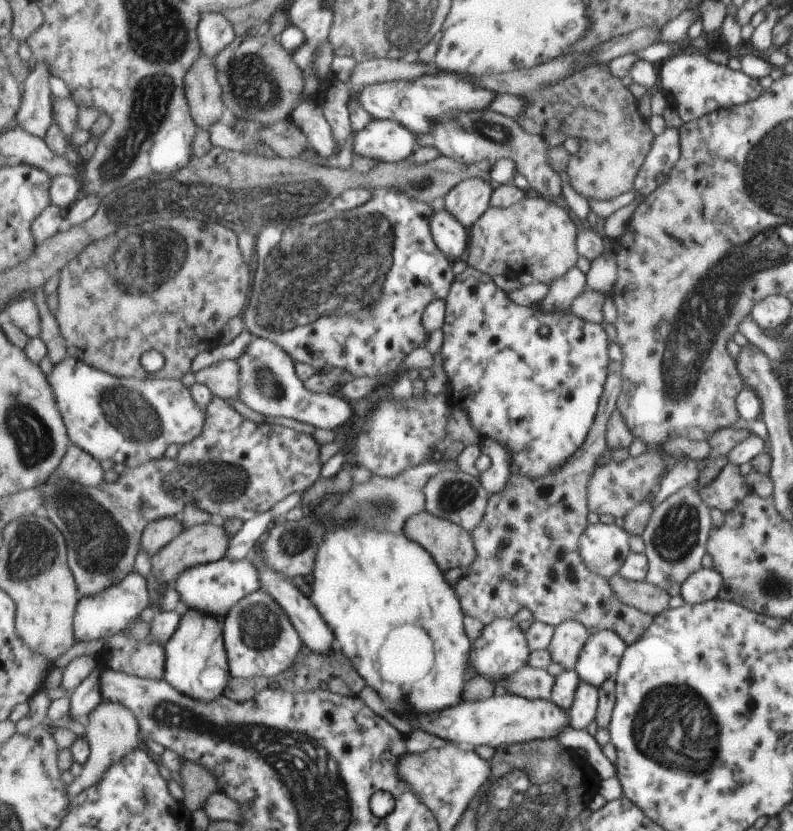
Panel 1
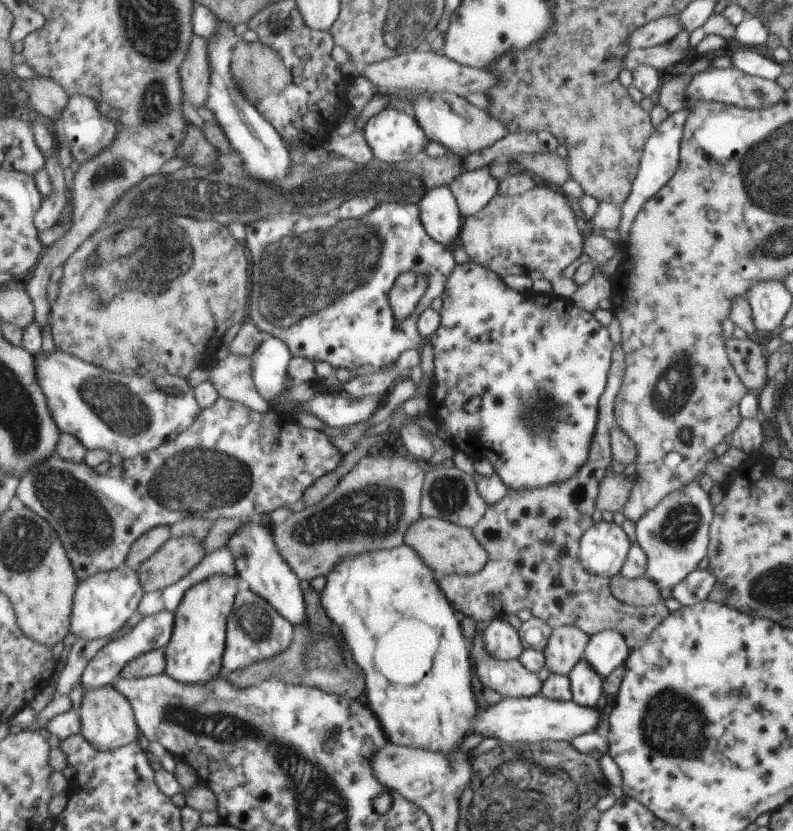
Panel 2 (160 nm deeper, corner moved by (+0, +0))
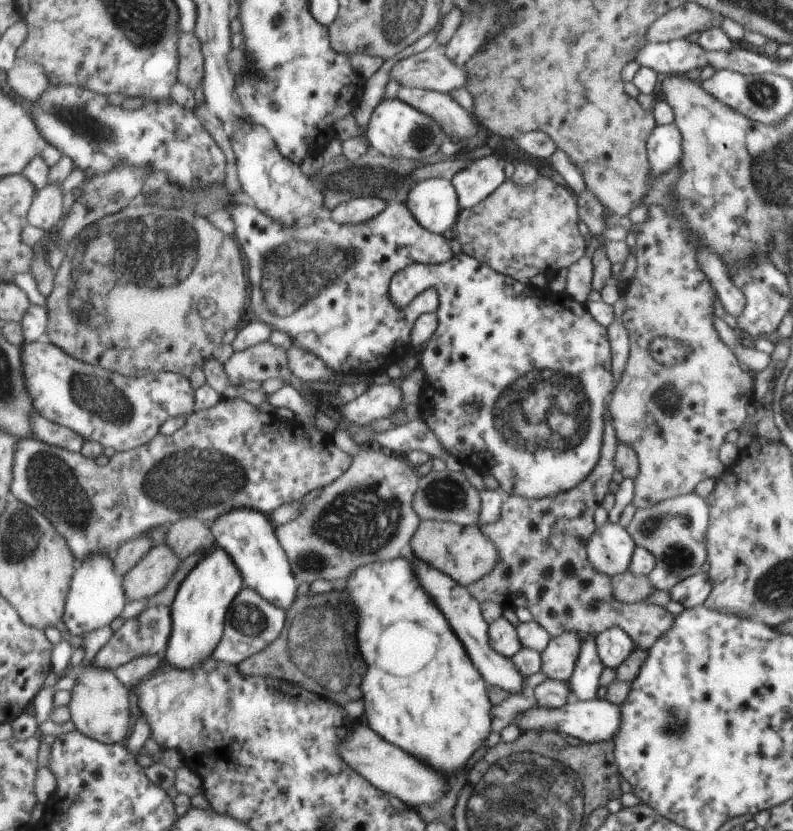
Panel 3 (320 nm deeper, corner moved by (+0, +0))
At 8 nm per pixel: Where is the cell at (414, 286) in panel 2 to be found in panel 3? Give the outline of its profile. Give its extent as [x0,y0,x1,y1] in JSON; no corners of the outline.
[389,251,613,499]

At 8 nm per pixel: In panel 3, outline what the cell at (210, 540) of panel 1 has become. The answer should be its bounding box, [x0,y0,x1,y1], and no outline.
[124,544,182,603]

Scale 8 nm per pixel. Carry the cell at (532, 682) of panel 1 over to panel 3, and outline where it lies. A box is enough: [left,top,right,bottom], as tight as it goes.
[407,551,525,694]

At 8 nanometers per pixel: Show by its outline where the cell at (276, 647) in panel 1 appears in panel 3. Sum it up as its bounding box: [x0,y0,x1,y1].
[212,587,288,665]

